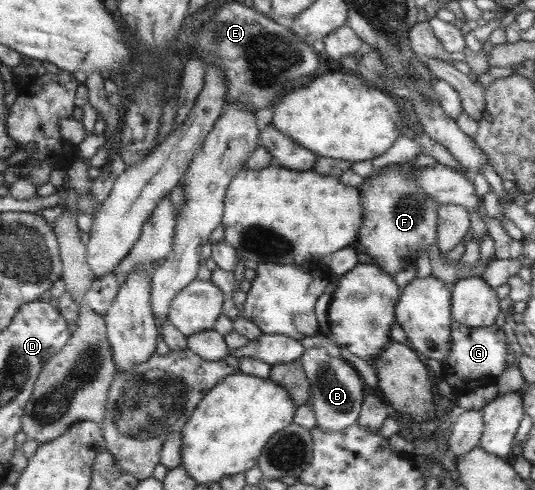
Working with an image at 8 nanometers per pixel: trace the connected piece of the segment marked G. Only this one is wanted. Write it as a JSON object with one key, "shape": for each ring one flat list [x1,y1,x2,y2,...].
{"shape":[[451,321,451,344,447,357,440,362,441,375,455,389,455,396,473,391,475,387,489,385,503,373,505,369,506,337,495,325,491,327,470,328]]}

